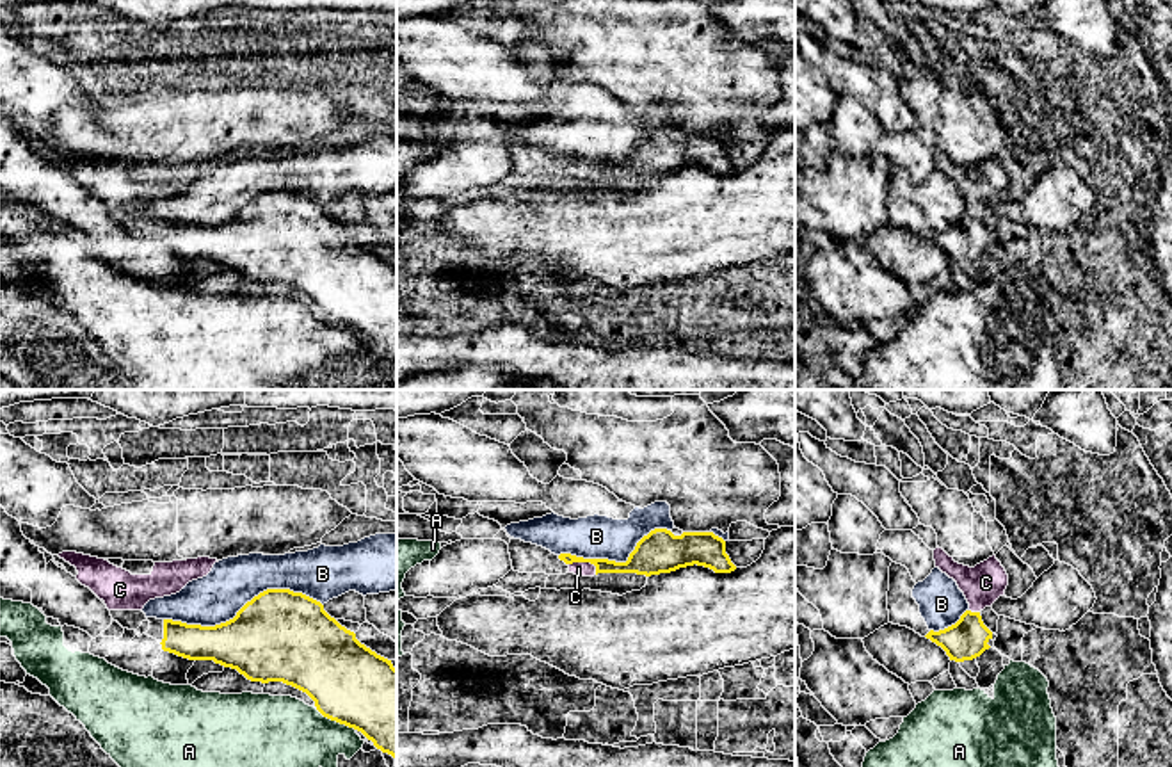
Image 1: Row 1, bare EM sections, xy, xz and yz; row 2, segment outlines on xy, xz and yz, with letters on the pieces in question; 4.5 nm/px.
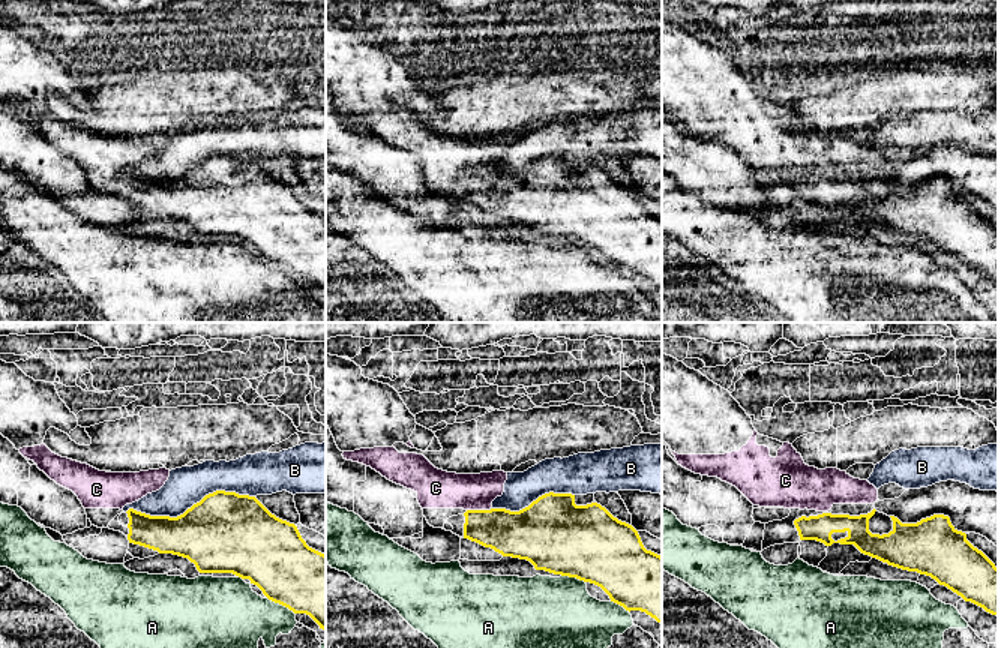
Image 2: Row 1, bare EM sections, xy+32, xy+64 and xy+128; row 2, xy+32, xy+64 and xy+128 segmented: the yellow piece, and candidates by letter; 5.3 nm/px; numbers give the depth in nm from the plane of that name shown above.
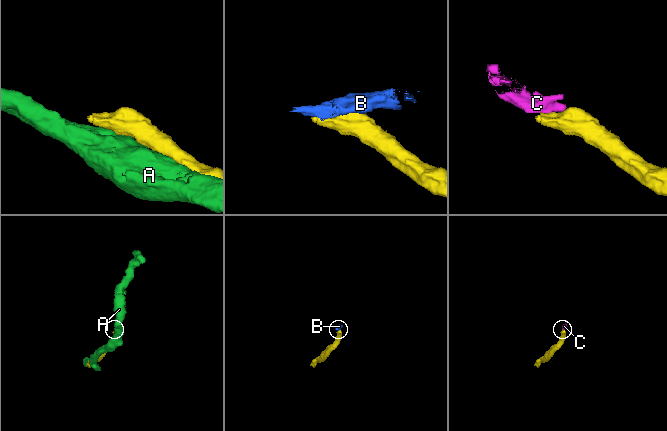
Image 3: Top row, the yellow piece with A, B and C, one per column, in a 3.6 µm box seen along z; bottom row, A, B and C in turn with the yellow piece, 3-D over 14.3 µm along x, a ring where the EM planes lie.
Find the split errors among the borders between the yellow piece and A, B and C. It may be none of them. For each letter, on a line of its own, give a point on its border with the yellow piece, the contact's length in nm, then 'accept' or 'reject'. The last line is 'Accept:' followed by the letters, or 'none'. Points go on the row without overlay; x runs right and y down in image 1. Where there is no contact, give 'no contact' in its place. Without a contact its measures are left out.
A: meets yellow in xy at (335, 321); contact 200 nm long; reject
B: meets yellow in xy at (242, 209); contact 700 nm long; reject
C: meets yellow in xz at (586, 162); contact 140 nm long; accept
Accept: C

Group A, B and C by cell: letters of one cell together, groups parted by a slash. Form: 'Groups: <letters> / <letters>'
Groups: A / B / C

